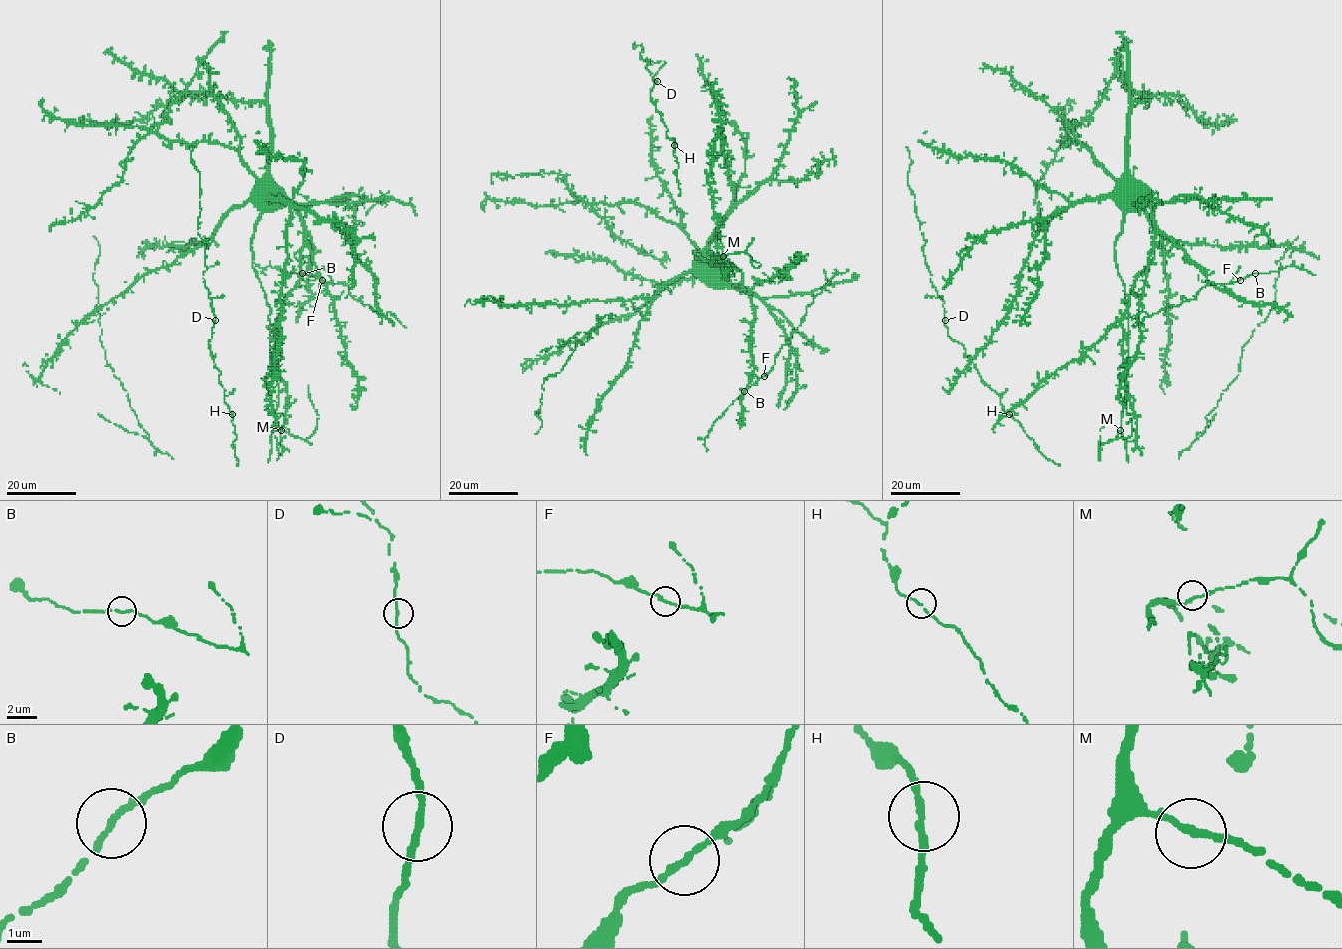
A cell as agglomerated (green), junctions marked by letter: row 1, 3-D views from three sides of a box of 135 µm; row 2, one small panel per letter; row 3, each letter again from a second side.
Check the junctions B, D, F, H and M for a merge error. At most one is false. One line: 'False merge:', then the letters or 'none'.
False merge: none

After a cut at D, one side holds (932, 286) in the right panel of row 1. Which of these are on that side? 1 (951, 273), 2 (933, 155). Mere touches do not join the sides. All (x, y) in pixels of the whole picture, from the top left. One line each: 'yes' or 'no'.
1: no
2: no

